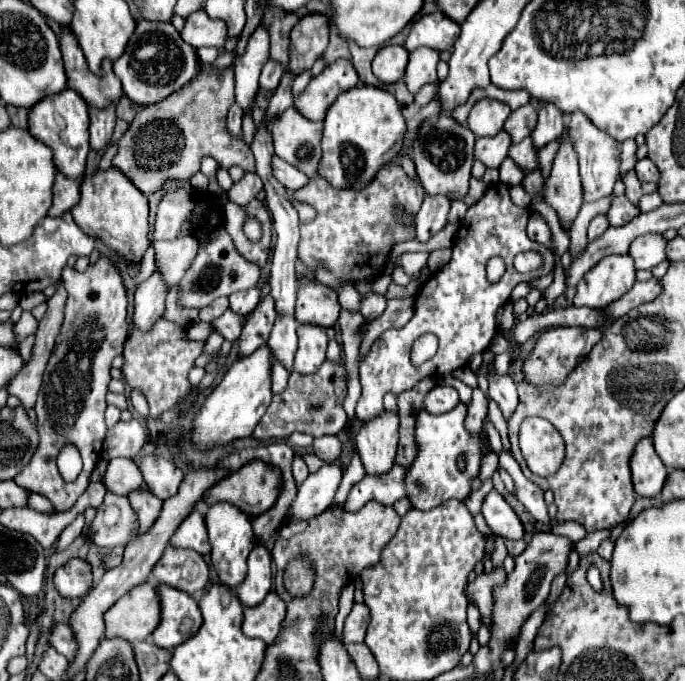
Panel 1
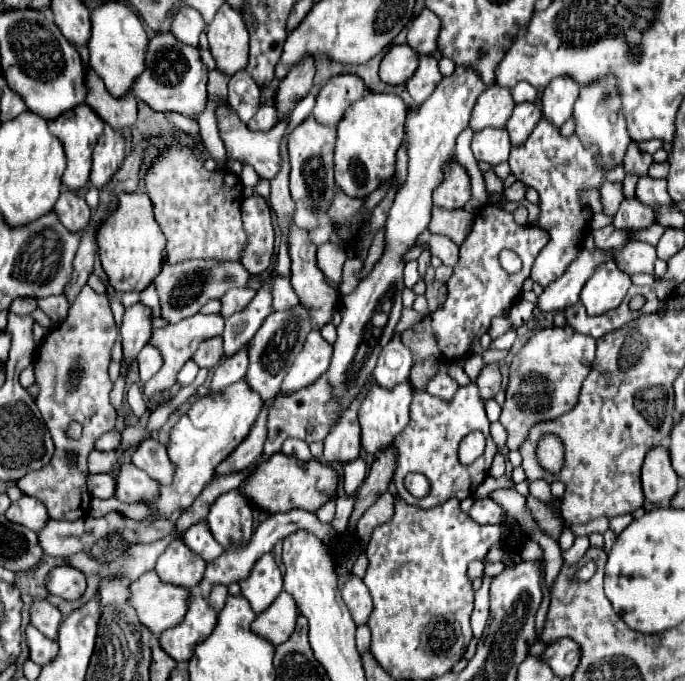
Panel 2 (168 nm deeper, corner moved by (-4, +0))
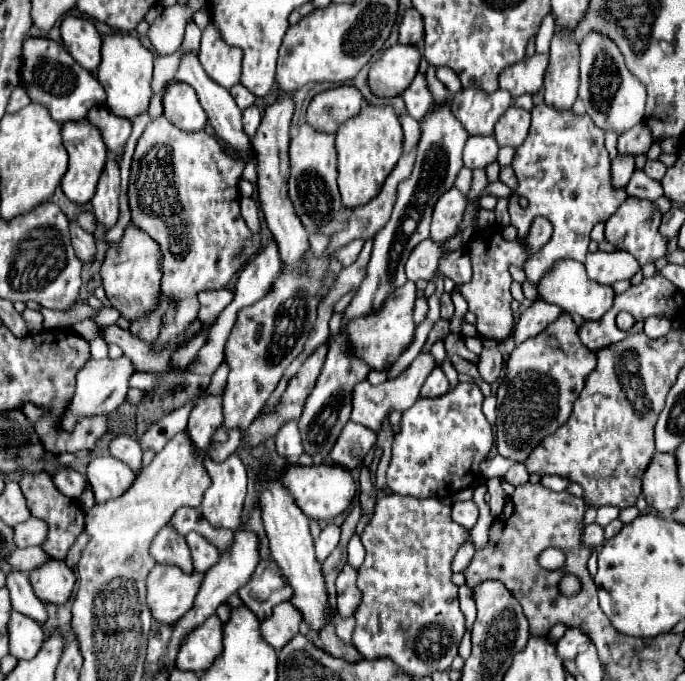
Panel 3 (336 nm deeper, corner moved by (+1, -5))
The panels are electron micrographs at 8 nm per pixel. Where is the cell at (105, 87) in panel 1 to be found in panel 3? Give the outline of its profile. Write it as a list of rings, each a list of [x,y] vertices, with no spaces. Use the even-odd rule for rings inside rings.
[[[93,106],[89,110],[89,122],[93,122],[101,130],[109,152],[123,154],[125,142],[131,134],[131,120],[115,116],[107,106]]]

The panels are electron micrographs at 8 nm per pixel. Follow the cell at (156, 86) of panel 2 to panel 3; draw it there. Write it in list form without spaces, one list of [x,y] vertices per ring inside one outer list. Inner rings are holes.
[[[177,80],[165,82],[163,114],[169,122],[187,132],[203,130],[207,124],[205,110],[201,110],[201,104],[197,102],[197,92]]]

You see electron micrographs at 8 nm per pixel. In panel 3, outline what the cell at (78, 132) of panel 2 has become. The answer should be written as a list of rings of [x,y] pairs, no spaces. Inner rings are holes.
[[[83,118],[79,122],[77,120],[65,122],[61,126],[61,136],[63,136],[63,142],[65,142],[65,150],[69,152],[69,168],[67,168],[67,172],[61,180],[61,188],[71,202],[85,204],[95,194],[95,186],[97,186],[97,180],[103,172],[103,164],[105,164],[105,158],[107,158],[107,148],[103,144],[101,132],[97,130],[97,126],[87,122],[87,118]]]

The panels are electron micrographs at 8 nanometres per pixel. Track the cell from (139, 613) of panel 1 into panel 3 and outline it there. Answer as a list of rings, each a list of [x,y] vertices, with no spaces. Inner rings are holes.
[[[155,566],[147,576],[147,606],[157,622],[173,626],[193,604],[201,574],[185,574],[175,566]]]

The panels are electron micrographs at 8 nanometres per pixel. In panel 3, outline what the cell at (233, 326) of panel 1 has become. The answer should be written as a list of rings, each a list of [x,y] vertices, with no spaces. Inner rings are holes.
[[[195,320],[193,324],[187,326],[187,330],[183,334],[179,334],[177,338],[173,338],[167,346],[163,346],[161,350],[157,350],[153,346],[153,342],[145,342],[139,336],[131,334],[129,330],[123,330],[119,326],[103,326],[105,330],[105,342],[115,342],[123,354],[127,354],[129,358],[133,358],[137,368],[143,370],[159,370],[159,372],[173,372],[173,352],[183,346],[189,338],[197,336],[203,330],[203,322]]]

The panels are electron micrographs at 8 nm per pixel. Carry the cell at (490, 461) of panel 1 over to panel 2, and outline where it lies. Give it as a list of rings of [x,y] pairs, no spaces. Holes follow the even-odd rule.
[[[546,327],[526,341],[526,345],[514,355],[510,363],[510,377],[506,387],[506,401],[502,405],[500,423],[508,431],[508,447],[520,445],[518,437],[526,439],[534,423],[552,421],[574,409],[582,381],[592,369],[596,353],[596,341],[570,327]]]

